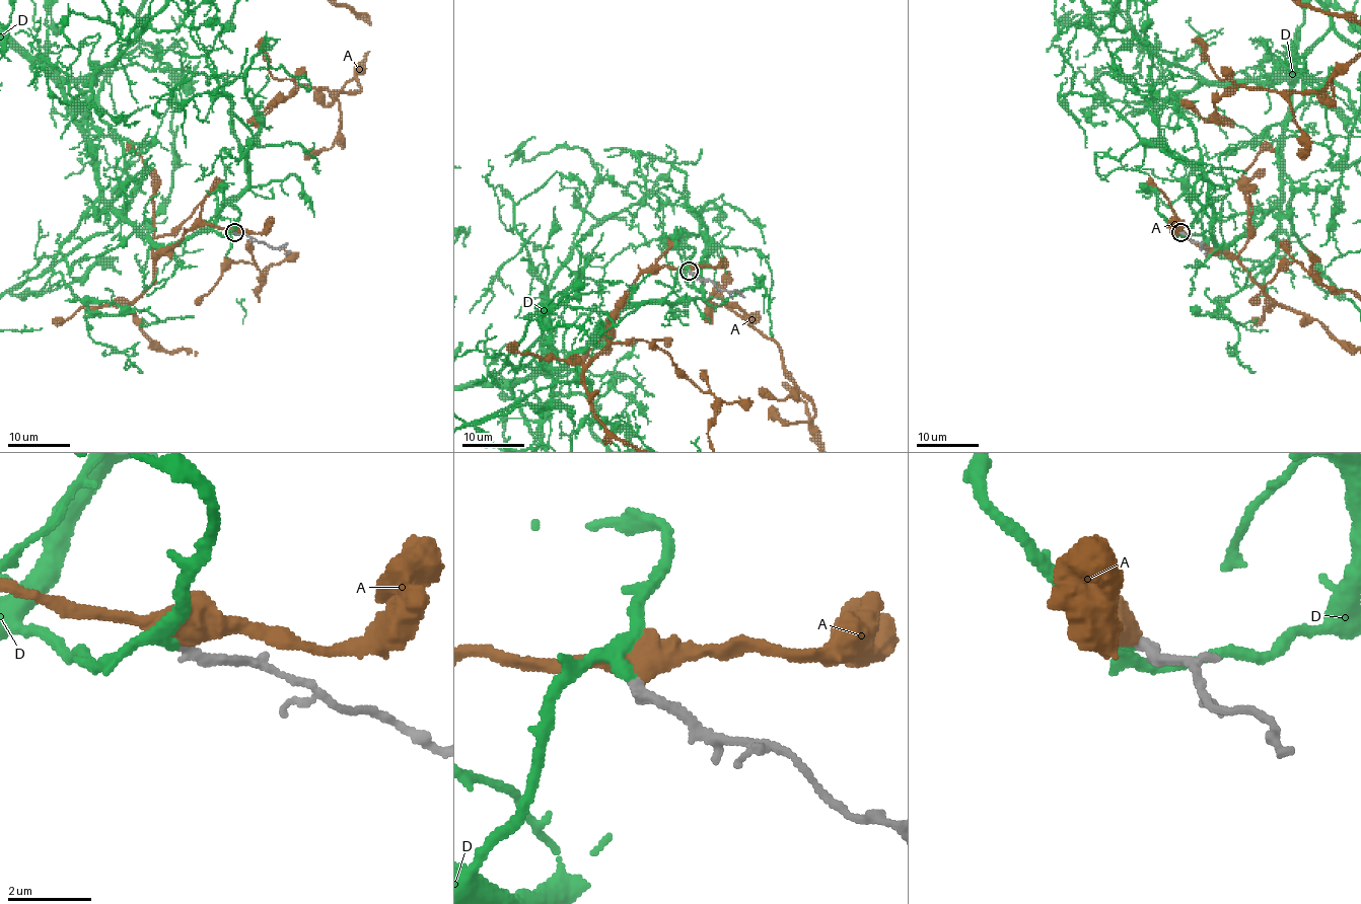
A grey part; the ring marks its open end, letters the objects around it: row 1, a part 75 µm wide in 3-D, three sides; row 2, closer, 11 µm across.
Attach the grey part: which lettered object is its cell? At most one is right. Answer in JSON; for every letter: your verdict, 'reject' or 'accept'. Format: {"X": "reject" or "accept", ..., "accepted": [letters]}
{"A": "reject", "D": "accept", "accepted": ["D"]}

